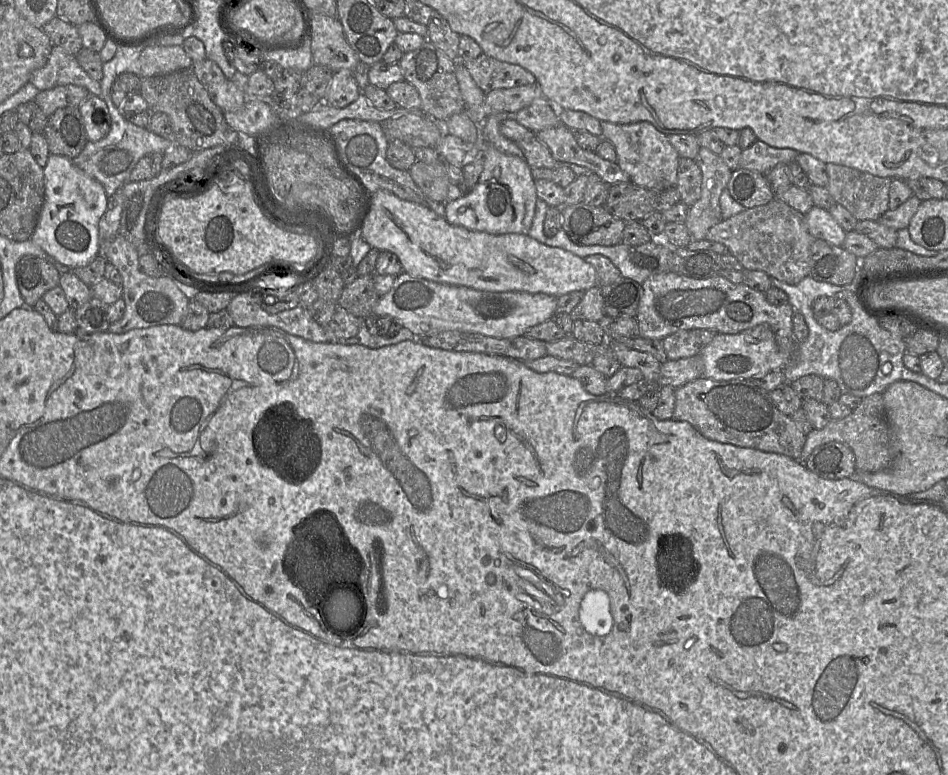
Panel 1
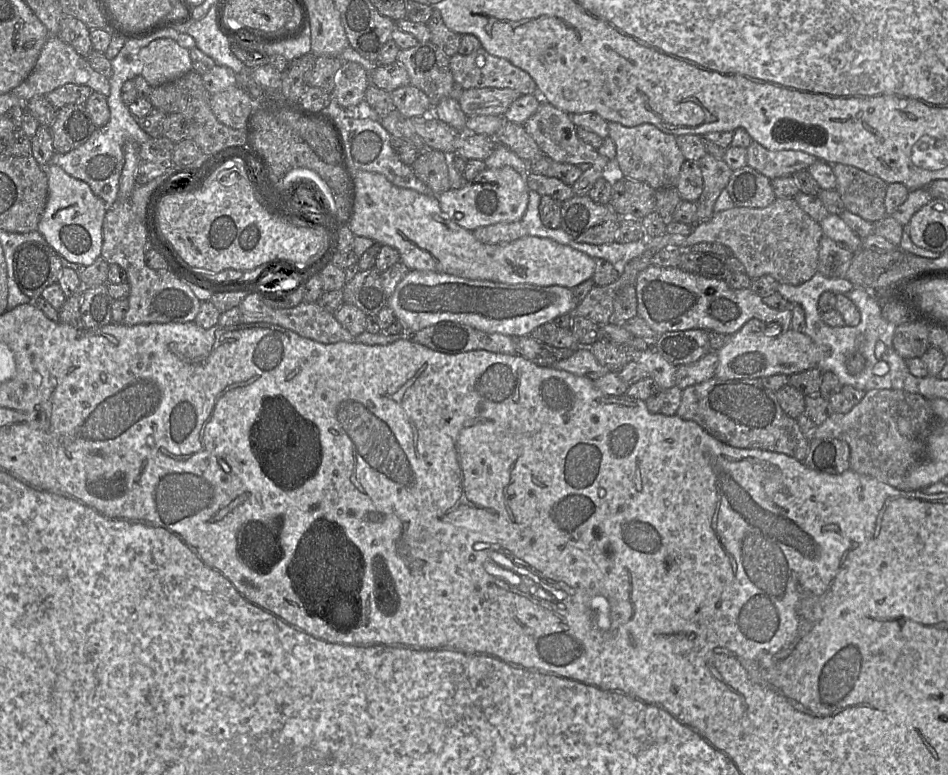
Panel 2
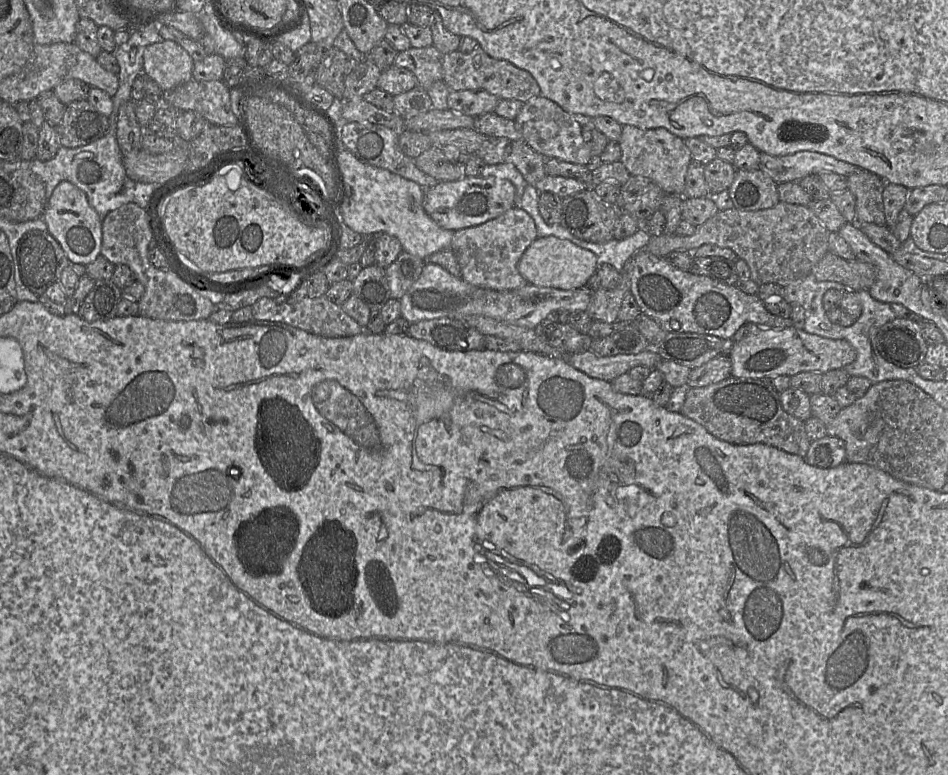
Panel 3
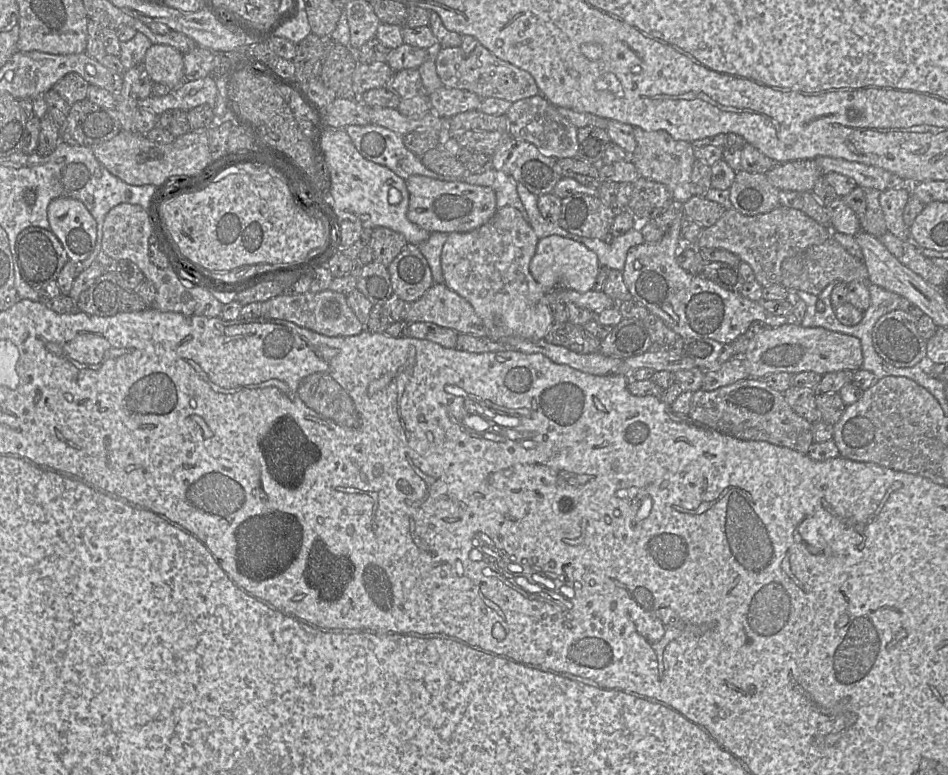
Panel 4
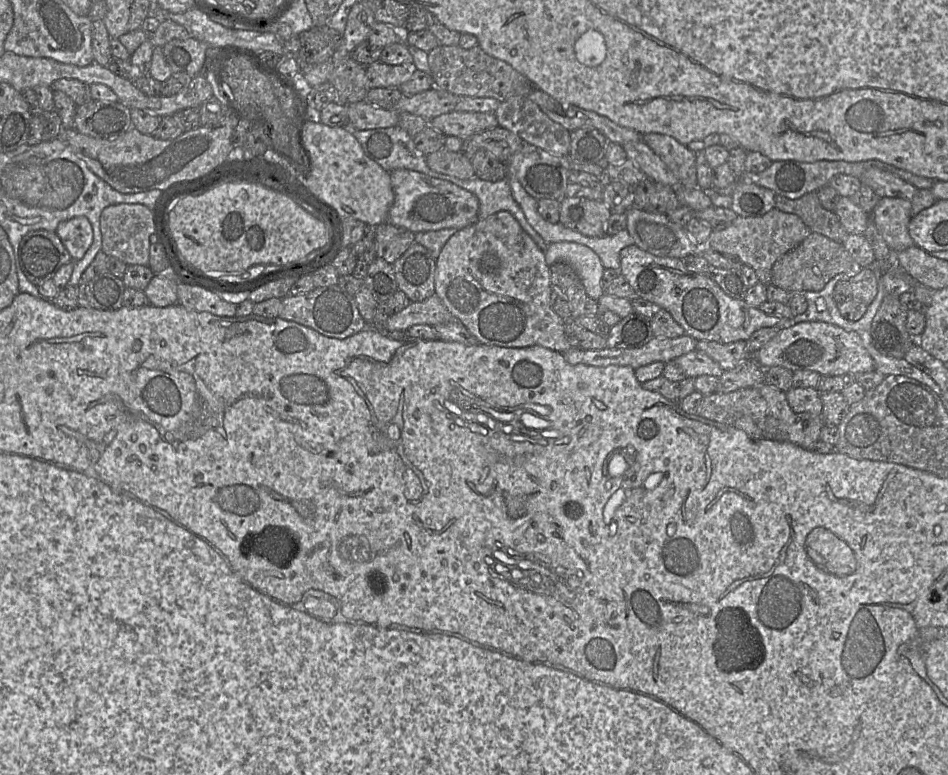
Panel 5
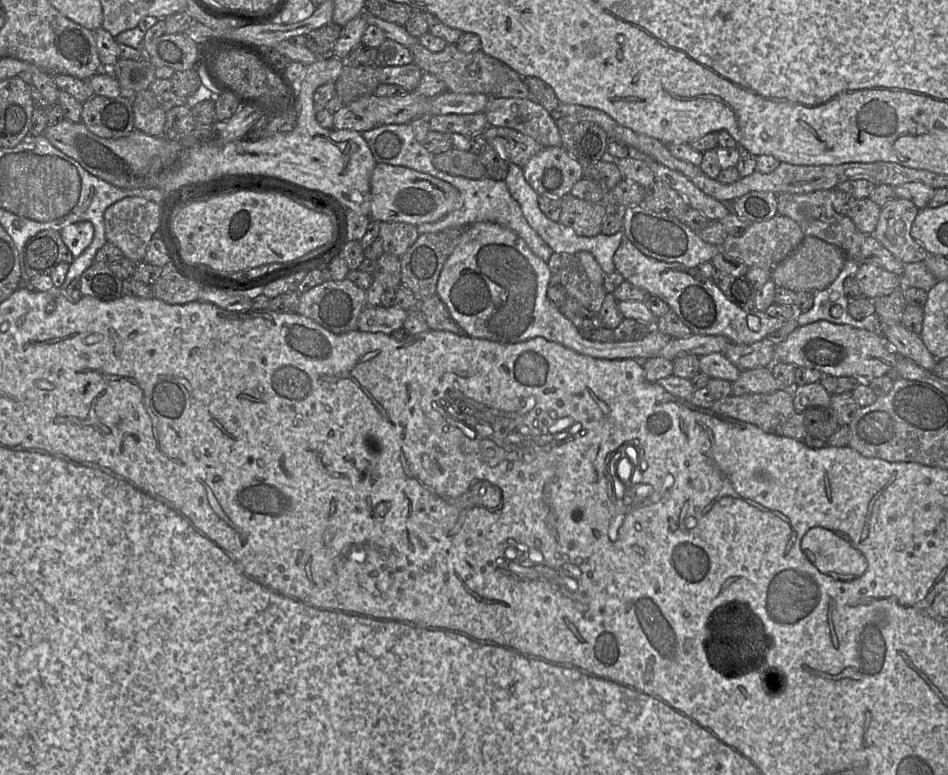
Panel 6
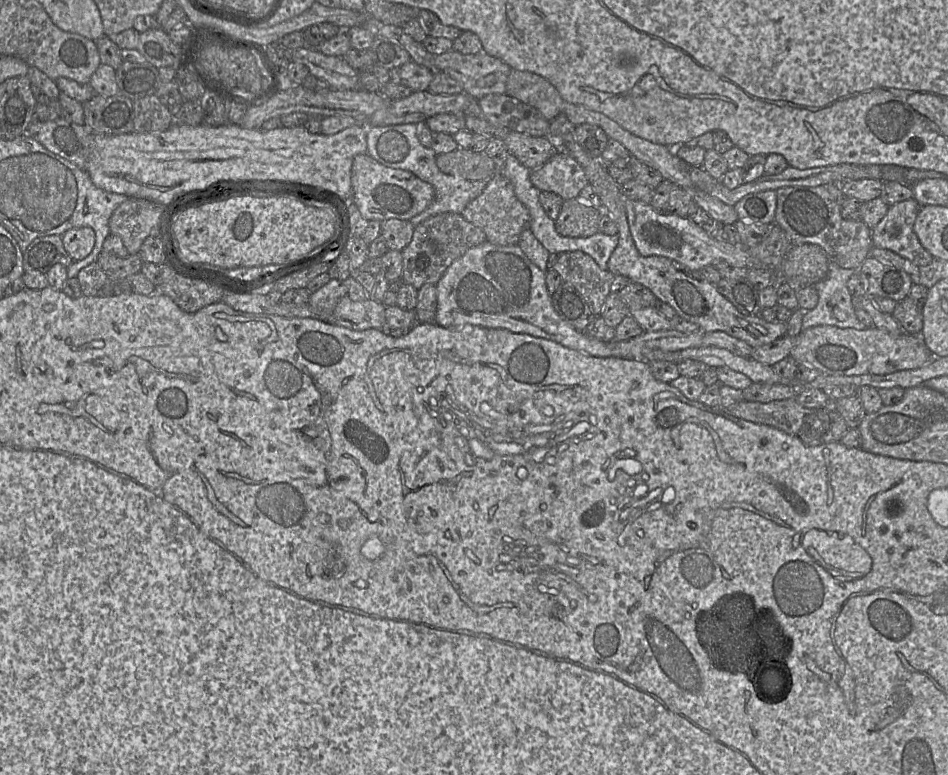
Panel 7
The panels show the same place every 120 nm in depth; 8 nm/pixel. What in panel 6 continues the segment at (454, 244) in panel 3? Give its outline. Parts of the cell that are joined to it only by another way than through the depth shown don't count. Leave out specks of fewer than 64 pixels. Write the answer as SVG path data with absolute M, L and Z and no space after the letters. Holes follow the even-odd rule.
M477 222L468 227L466 227L462 233L461 239L457 246L454 248L453 252L450 254L448 259L443 265L440 276L437 282L437 295L442 300L442 302L447 307L452 319L460 326L460 328L466 333L466 335L473 338L483 338L491 340L498 343L517 343L526 341L535 337L543 337L548 341L559 343L566 348L572 349L577 353L588 355L594 358L603 358L603 359L634 359L637 361L644 361L648 358L655 357L659 355L659 352L665 347L669 342L671 337L657 331L652 328L644 338L637 341L610 341L610 342L599 342L592 341L584 338L579 330L569 321L559 309L548 299L547 289L551 279L551 273L547 266L547 263L535 256L531 250L528 248L526 243L518 237L510 229L503 227L497 223L493 222Z

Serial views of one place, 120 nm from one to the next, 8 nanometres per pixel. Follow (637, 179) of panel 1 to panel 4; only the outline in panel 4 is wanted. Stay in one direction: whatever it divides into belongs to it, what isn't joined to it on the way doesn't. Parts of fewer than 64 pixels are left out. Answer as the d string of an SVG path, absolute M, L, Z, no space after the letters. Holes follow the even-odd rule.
M634 127L633 131L637 146L635 151L629 155L629 160L635 165L639 175L664 184L676 205L689 200L693 196L691 173L696 161L692 144L684 140L676 140L664 130L646 131L640 127Z

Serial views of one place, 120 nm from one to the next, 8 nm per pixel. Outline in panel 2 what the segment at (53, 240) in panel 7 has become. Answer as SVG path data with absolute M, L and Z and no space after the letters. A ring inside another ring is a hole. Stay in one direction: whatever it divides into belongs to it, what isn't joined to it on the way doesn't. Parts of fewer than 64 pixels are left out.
M22 244L14 255L14 280L22 293L31 299L42 297L42 292L59 279L61 257L49 244Z

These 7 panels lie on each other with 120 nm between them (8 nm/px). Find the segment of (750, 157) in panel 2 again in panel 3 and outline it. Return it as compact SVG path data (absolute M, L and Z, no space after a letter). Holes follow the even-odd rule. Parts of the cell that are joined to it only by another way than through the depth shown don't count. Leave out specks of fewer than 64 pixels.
M801 151L794 154L773 156L760 152L760 170L777 184L798 182L802 178L821 173L837 173L848 177L857 166L819 153Z

